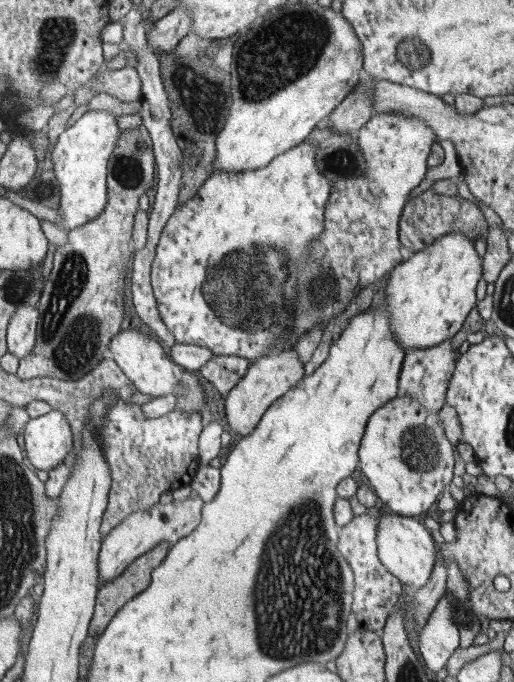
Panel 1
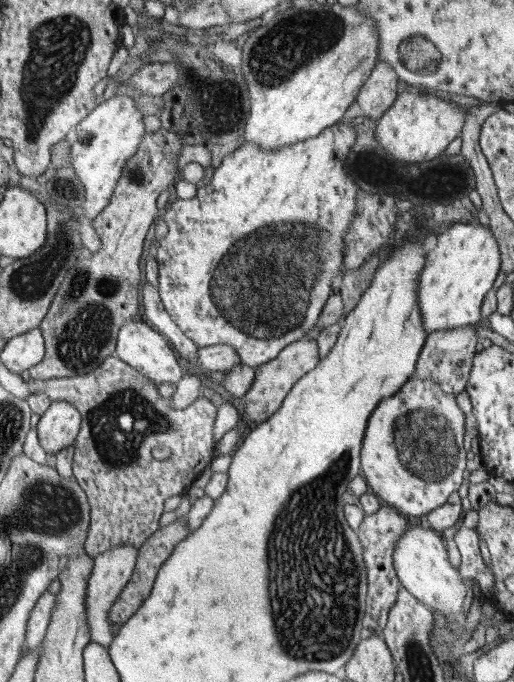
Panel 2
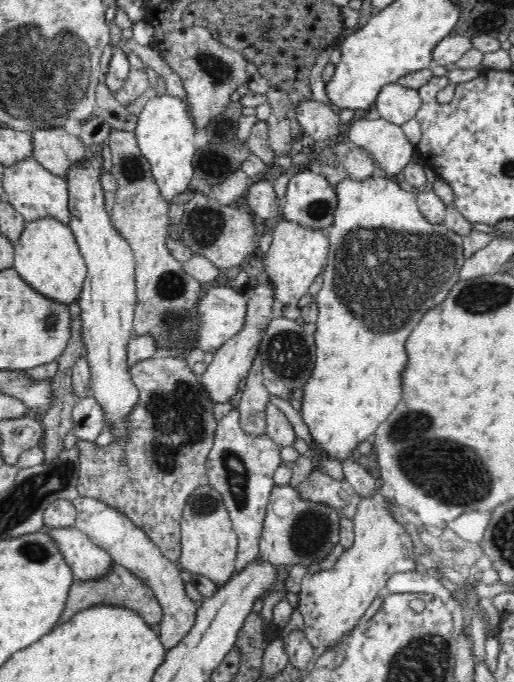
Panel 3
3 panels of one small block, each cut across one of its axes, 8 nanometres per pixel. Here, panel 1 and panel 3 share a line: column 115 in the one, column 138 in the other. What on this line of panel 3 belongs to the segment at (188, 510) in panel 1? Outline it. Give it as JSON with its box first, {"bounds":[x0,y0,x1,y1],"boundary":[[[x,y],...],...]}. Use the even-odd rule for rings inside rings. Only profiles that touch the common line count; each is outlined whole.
{"bounds":[72,495,199,649],"boundary":[[[78,495],[72,500],[76,511],[74,526],[88,538],[103,548],[121,567],[126,567],[134,576],[147,584],[161,608],[161,619],[158,623],[158,638],[165,649],[172,648],[182,640],[195,623],[199,604],[193,601],[185,591],[185,583],[180,578],[180,568],[176,562],[166,558],[161,550],[120,511],[104,504],[95,498]]]}

